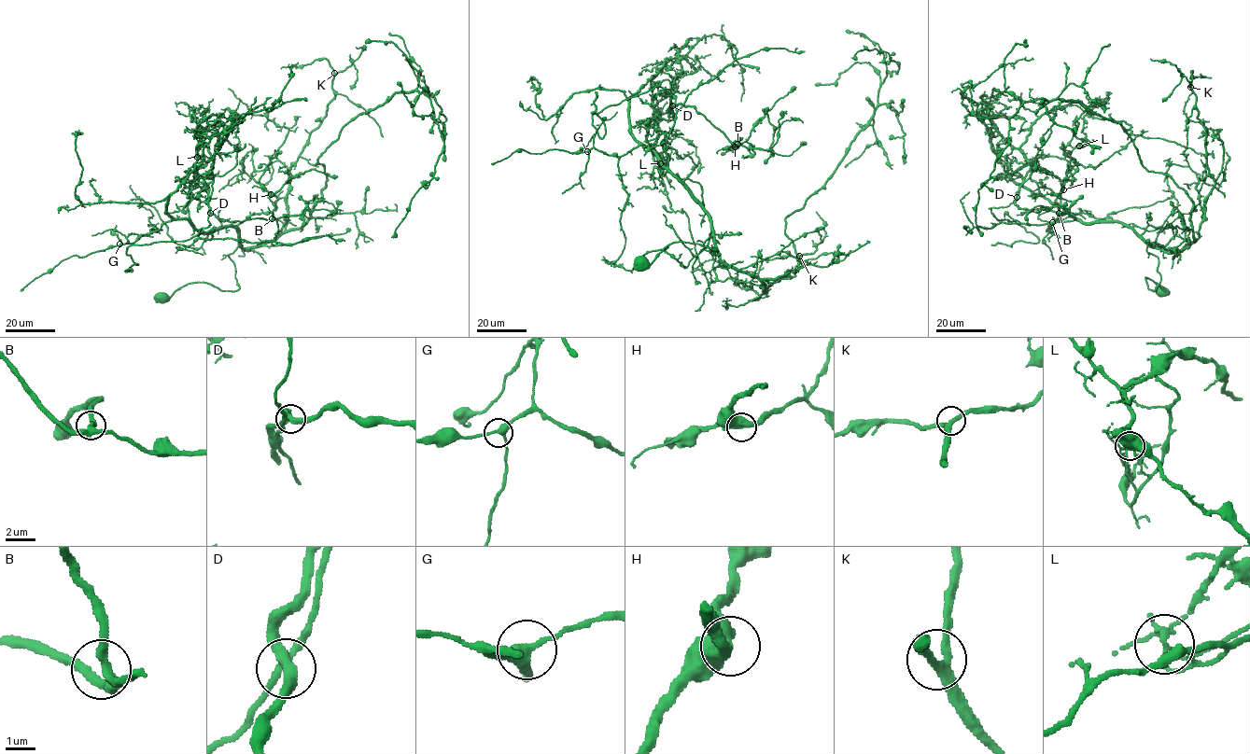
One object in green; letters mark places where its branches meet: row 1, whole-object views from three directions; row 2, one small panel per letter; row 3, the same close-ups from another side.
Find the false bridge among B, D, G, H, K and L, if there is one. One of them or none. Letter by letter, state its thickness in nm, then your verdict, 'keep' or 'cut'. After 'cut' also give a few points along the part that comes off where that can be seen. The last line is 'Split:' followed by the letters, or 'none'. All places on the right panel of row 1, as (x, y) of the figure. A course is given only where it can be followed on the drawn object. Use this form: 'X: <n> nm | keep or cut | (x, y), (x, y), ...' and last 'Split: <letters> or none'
B: 280 nm | keep
D: 320 nm | keep
G: 360 nm | keep
H: 460 nm | keep
K: 280 nm | keep
L: 140 nm | cut | (1079, 146), (1082, 104), (1034, 122), (1019, 147), (1030, 177), (1012, 202), (989, 208), (1038, 240), (991, 244)
Split: L

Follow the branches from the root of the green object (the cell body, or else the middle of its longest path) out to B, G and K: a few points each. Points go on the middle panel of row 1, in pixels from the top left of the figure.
B: (641, 263), (674, 243), (717, 249), (705, 248), (709, 216), (651, 149), (645, 120), (691, 105), (737, 144)
G: (641, 263), (679, 242), (715, 253), (704, 247), (712, 237), (709, 216), (649, 148), (587, 151)
K: (641, 263), (679, 242), (713, 254), (704, 247), (711, 237), (763, 294), (793, 276), (799, 256)

